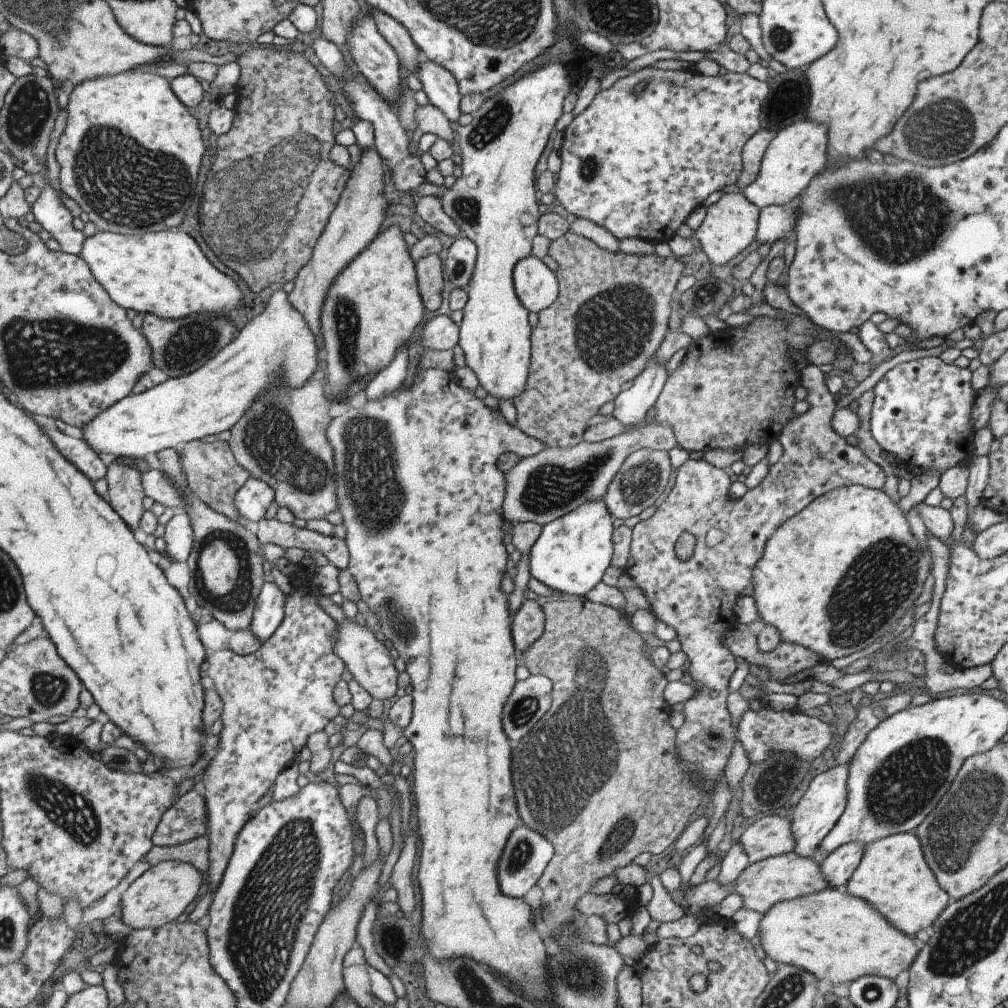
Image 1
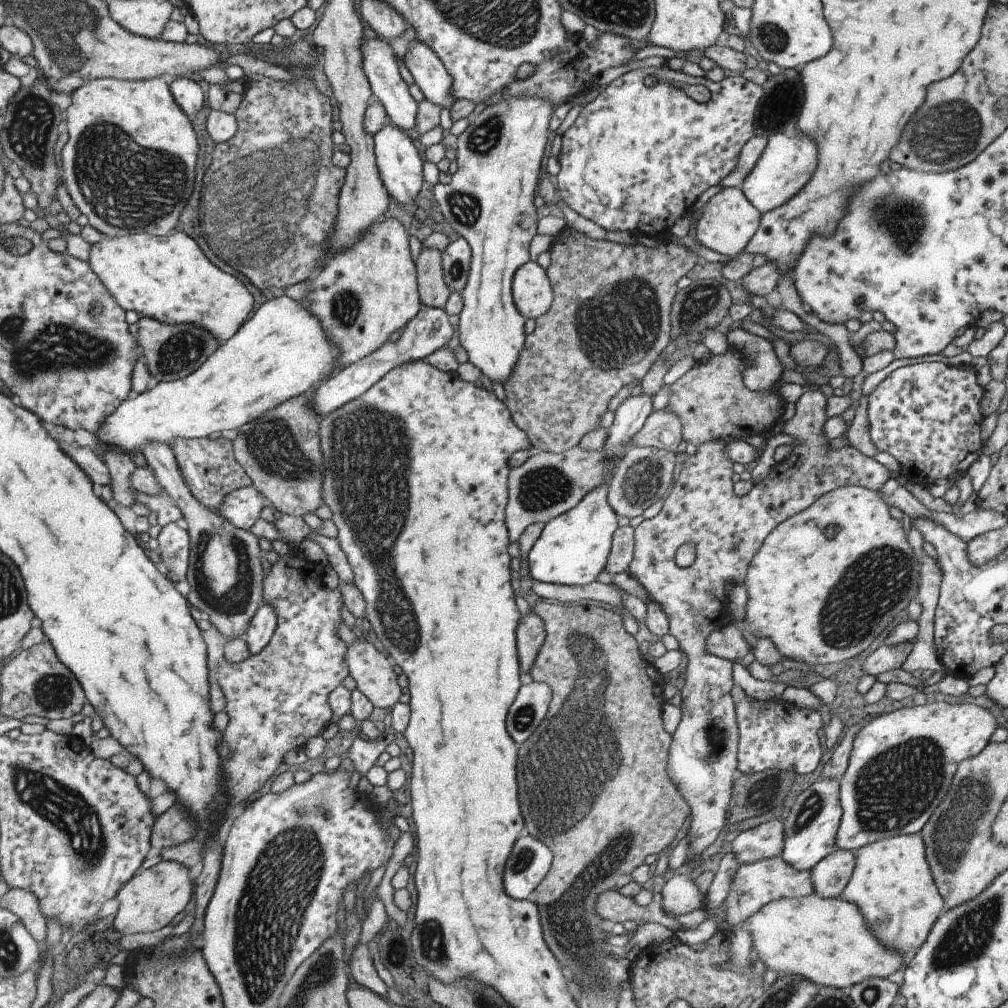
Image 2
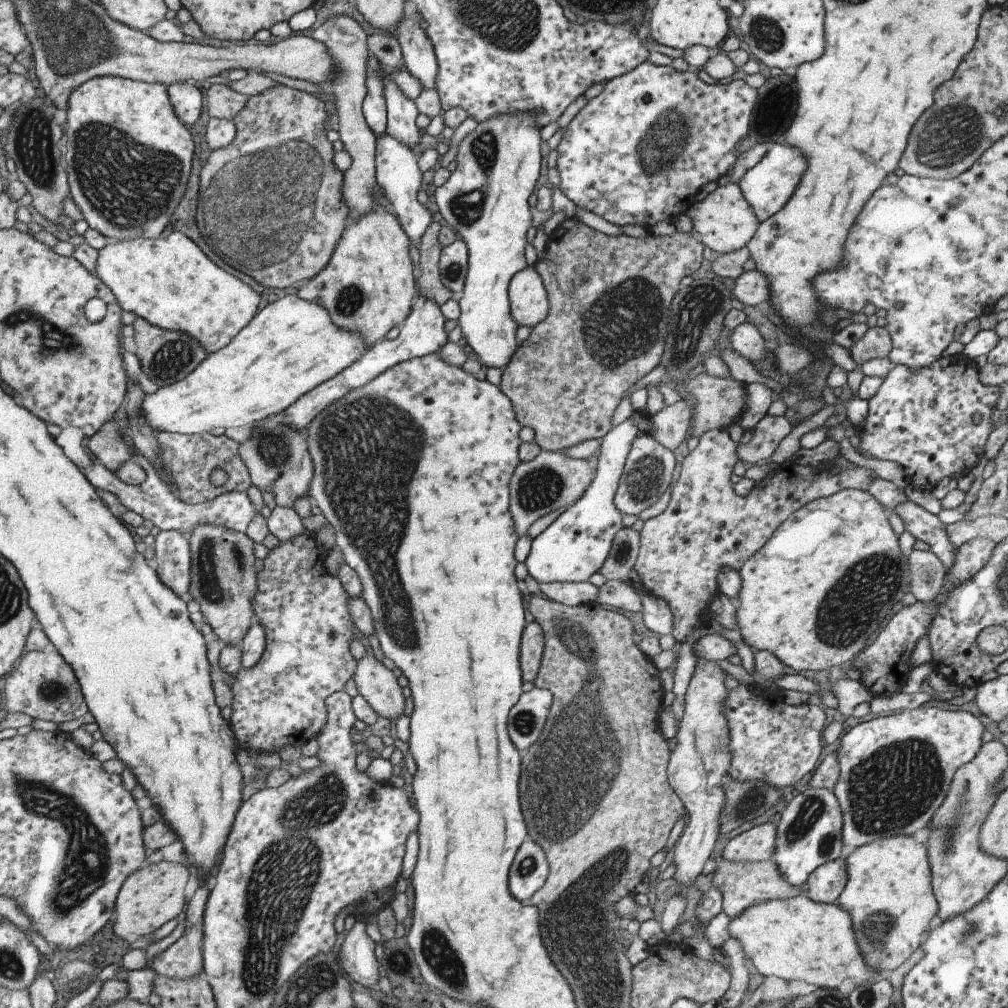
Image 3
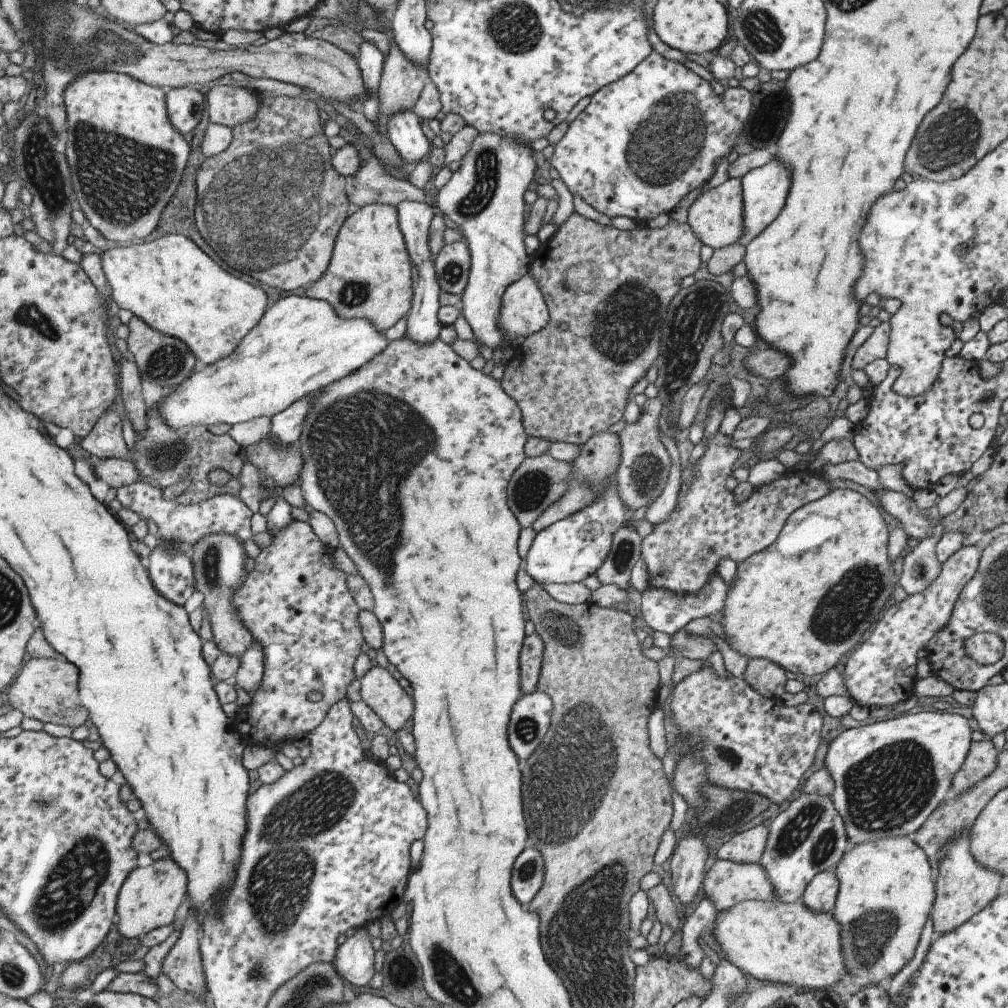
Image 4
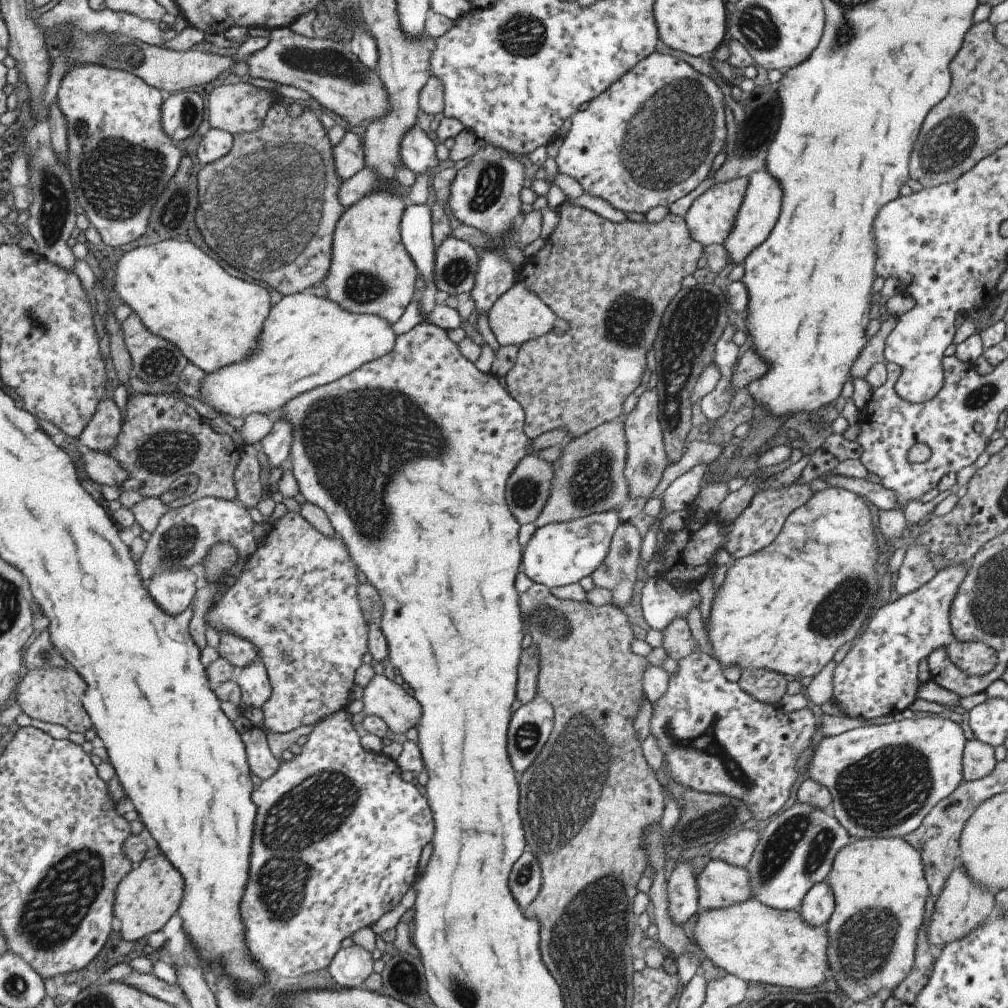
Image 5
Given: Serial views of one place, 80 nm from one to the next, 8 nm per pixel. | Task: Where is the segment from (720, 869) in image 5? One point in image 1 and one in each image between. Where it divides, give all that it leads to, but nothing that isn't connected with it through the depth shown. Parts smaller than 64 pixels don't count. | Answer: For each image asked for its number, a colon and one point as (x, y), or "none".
1: (762, 884)
2: (752, 885)
3: (741, 883)
4: (726, 884)

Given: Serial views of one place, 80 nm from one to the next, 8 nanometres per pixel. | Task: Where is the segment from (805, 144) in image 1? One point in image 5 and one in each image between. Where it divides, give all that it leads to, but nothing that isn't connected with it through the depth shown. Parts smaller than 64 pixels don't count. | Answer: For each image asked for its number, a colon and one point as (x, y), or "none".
2: (788, 160)
3: (765, 187)
4: (763, 188)
5: (756, 215)

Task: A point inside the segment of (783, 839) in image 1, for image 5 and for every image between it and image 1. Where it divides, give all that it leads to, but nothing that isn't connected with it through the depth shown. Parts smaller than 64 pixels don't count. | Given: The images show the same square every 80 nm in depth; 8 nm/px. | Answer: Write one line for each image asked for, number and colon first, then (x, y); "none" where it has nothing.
2: (765, 840)
3: (756, 844)
4: (744, 847)
5: (736, 849)

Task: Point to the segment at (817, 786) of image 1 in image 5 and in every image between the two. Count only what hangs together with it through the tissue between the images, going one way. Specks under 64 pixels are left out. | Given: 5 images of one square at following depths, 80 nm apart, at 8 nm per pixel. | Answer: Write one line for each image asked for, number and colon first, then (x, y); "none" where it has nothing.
2: (809, 830)
3: (807, 835)
4: (808, 837)
5: (794, 851)

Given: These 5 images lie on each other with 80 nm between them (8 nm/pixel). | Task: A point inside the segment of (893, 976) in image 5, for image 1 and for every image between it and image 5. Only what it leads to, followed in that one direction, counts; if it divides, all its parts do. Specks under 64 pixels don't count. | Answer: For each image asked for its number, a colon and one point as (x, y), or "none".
1: (892, 877)
2: (891, 884)
3: (888, 896)
4: (885, 892)

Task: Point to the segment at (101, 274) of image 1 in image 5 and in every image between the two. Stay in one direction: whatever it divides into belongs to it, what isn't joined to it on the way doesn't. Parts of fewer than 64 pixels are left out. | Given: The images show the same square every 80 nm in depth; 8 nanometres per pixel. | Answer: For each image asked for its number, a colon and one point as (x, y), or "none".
2: (166, 278)
3: (179, 289)
4: (169, 283)
5: (179, 294)

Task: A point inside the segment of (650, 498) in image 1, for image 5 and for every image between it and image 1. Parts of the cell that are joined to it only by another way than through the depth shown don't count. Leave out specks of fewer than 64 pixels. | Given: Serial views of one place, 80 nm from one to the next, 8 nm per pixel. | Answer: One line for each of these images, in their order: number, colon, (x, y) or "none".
2: (643, 475)
3: (648, 466)
4: (644, 464)
5: (645, 457)

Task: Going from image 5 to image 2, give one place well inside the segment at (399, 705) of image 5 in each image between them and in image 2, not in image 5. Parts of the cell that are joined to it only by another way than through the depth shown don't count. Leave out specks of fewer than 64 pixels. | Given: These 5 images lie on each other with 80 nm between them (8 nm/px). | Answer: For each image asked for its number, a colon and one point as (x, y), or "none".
2: (369, 667)
3: (376, 684)
4: (379, 691)

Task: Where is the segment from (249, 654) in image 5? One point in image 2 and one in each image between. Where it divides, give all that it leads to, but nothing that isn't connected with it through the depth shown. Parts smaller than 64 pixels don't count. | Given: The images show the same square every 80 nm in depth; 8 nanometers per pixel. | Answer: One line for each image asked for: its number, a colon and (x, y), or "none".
2: (219, 579)
3: (220, 559)
4: (217, 561)

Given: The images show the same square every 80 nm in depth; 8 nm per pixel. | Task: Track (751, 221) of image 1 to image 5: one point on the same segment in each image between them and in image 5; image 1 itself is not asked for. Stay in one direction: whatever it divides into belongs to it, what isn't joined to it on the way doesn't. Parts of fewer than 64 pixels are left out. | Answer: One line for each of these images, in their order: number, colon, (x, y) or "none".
2: (727, 222)
3: (723, 221)
4: (715, 217)
5: (709, 218)

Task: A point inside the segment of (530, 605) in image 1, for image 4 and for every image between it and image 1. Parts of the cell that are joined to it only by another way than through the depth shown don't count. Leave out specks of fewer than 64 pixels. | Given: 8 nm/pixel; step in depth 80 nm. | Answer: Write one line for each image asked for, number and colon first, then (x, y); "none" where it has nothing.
2: (530, 634)
3: (531, 642)
4: (531, 649)

